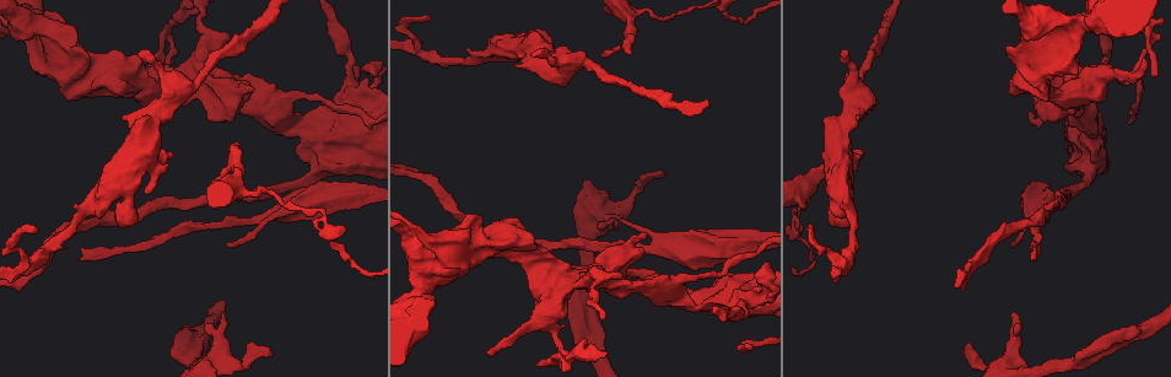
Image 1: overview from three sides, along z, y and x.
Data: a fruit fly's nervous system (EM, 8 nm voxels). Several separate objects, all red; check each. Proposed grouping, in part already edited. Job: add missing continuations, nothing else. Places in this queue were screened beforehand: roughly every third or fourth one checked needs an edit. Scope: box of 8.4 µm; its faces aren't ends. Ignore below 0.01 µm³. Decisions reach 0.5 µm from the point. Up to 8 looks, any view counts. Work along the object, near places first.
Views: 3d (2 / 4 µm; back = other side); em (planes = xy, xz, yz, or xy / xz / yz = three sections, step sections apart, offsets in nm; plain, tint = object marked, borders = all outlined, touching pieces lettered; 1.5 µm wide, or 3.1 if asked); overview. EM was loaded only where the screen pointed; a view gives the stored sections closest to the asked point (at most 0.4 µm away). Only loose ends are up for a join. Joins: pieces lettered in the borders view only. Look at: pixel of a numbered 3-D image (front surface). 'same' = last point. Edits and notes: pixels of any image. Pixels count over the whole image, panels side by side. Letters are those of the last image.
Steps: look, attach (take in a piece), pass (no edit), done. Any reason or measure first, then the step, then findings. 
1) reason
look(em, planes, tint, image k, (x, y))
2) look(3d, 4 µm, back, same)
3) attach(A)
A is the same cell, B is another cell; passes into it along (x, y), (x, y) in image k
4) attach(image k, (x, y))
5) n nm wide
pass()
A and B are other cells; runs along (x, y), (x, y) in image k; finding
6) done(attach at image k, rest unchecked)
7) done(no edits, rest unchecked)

an open end
look(em, planes, tint, image 1, (59, 15))

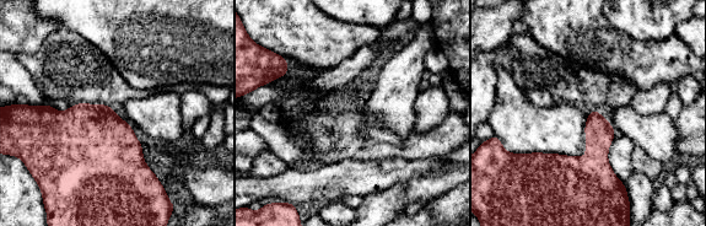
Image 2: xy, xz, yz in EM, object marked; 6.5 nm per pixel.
look(em, planes, borders, same)

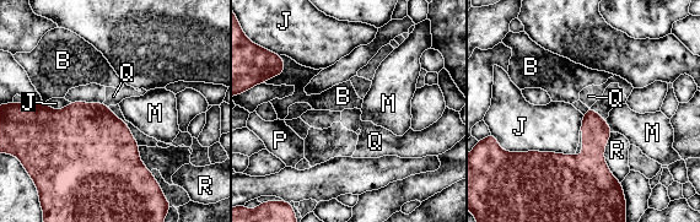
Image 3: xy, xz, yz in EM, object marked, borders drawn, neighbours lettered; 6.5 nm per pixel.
pass()
B, J, M, P, Q and R are other cells; none of them fits

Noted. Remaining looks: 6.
free end
look(em, planes, tint, image 1, (223, 314))

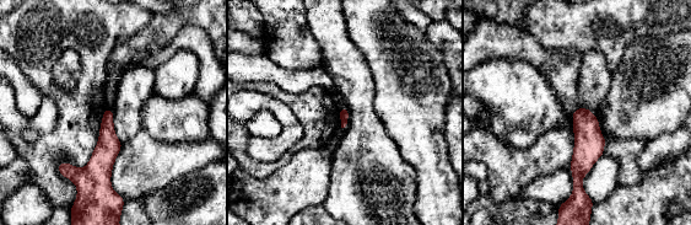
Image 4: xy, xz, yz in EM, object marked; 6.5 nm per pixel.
look(em, planes, borders, same)

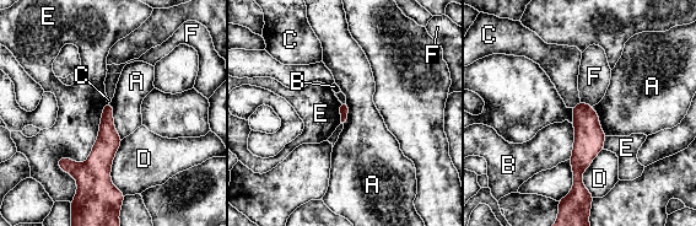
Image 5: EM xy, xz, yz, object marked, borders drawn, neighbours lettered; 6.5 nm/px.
E touches over 600 nm
pass()
A, B, C, D, E and F are other cells; runs along (583, 106), (583, 155), (577, 183) in image 5; none of them fits

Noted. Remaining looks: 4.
look(3d, 2 µm, image 1, (1031, 259))

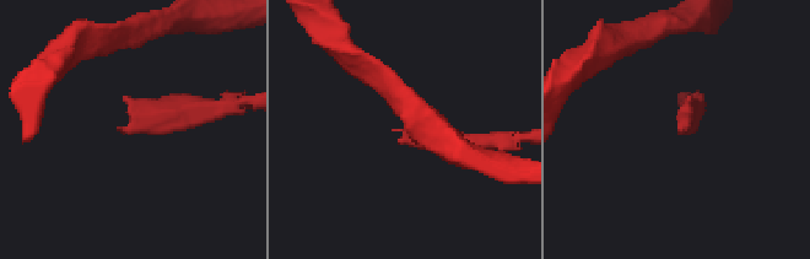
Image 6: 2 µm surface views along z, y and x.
now the EM
look(em, planes, borders, image 6, (121, 126))

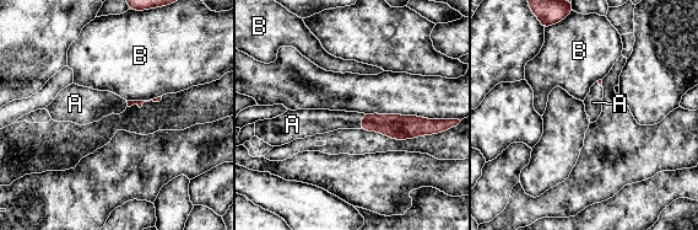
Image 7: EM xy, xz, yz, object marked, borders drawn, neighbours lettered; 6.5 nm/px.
B touches over 220 nm
attach(A)
A is the same cell, B is another cell; passes into it along (398, 127), (362, 121), (324, 121) in image 7; the neuron continues

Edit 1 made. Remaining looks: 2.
done(attach at image 7, rest unchecked)

